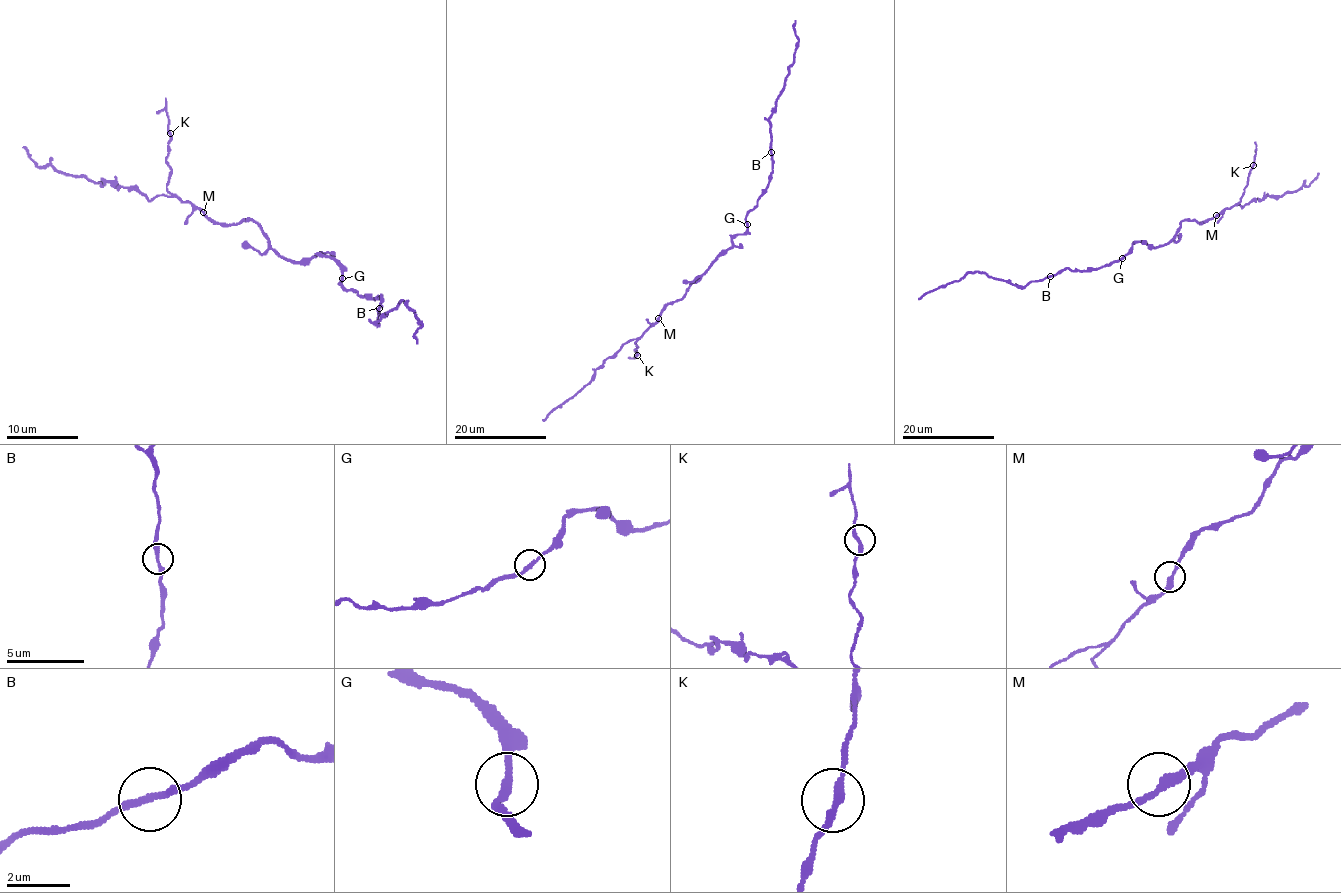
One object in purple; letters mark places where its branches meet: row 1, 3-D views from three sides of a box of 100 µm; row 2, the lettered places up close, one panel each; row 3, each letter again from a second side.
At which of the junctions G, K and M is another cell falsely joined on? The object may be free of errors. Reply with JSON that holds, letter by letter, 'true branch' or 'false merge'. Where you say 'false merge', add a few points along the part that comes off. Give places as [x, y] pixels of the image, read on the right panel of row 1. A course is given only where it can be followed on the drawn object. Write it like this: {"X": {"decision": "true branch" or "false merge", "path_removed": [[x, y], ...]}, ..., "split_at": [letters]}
{"G": {"decision": "true branch"}, "K": {"decision": "true branch"}, "M": {"decision": "true branch"}, "split_at": []}

